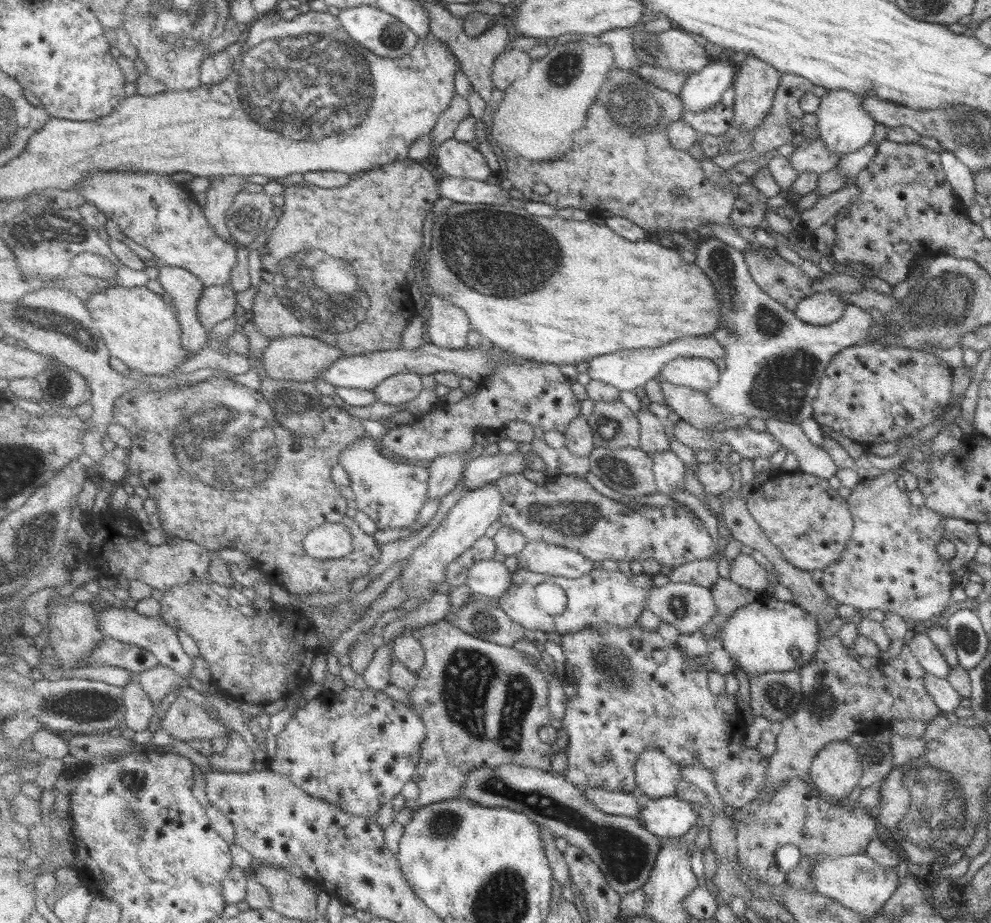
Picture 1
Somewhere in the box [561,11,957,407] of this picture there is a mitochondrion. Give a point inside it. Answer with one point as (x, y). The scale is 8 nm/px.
(631, 103)

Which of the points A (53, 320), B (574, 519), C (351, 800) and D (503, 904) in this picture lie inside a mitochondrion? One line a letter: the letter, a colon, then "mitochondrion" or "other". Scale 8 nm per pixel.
A: mitochondrion
B: mitochondrion
C: other
D: mitochondrion

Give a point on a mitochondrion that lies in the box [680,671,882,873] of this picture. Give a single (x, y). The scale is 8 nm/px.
(820, 702)

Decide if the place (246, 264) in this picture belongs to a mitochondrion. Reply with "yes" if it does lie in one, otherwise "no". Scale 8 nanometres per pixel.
no

